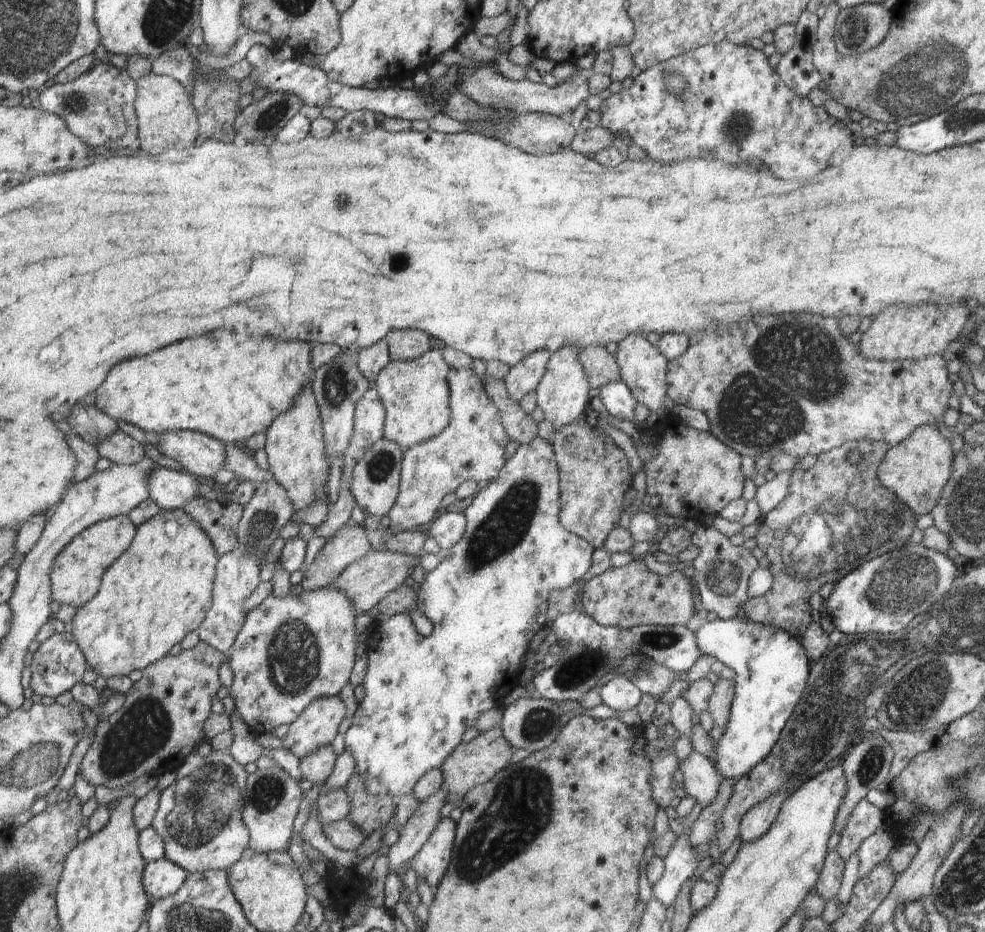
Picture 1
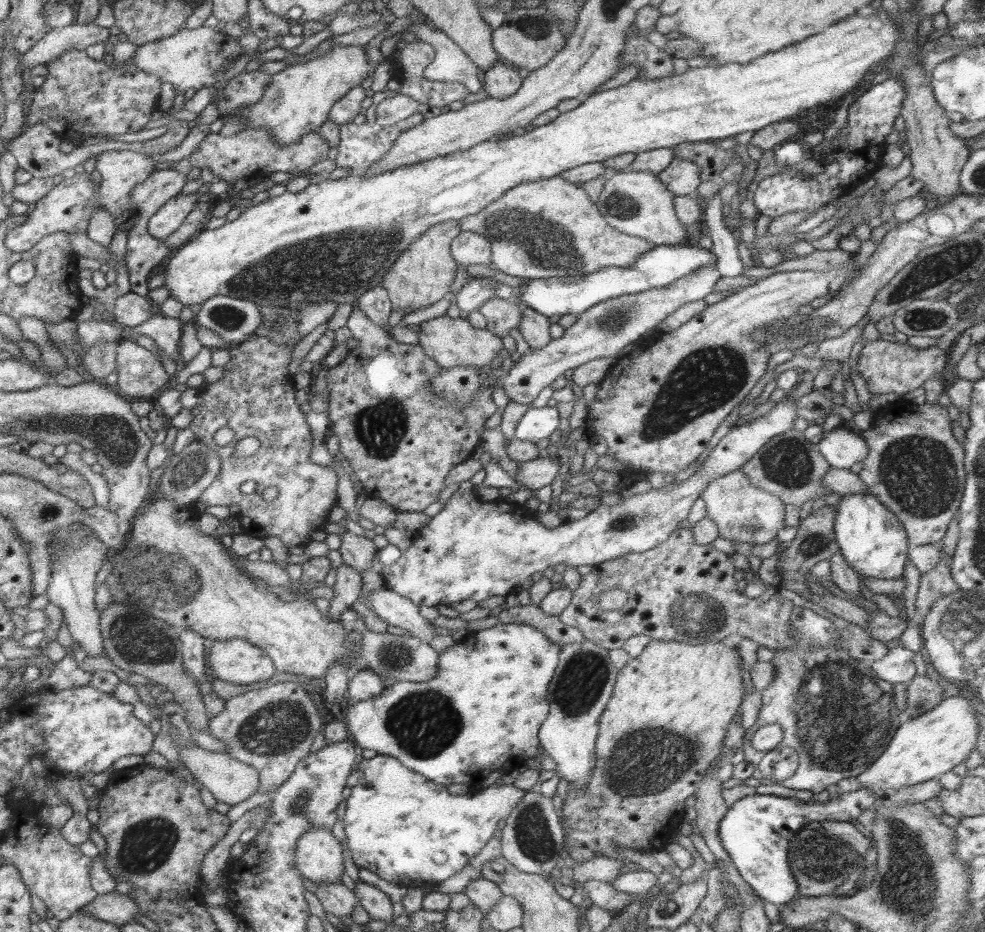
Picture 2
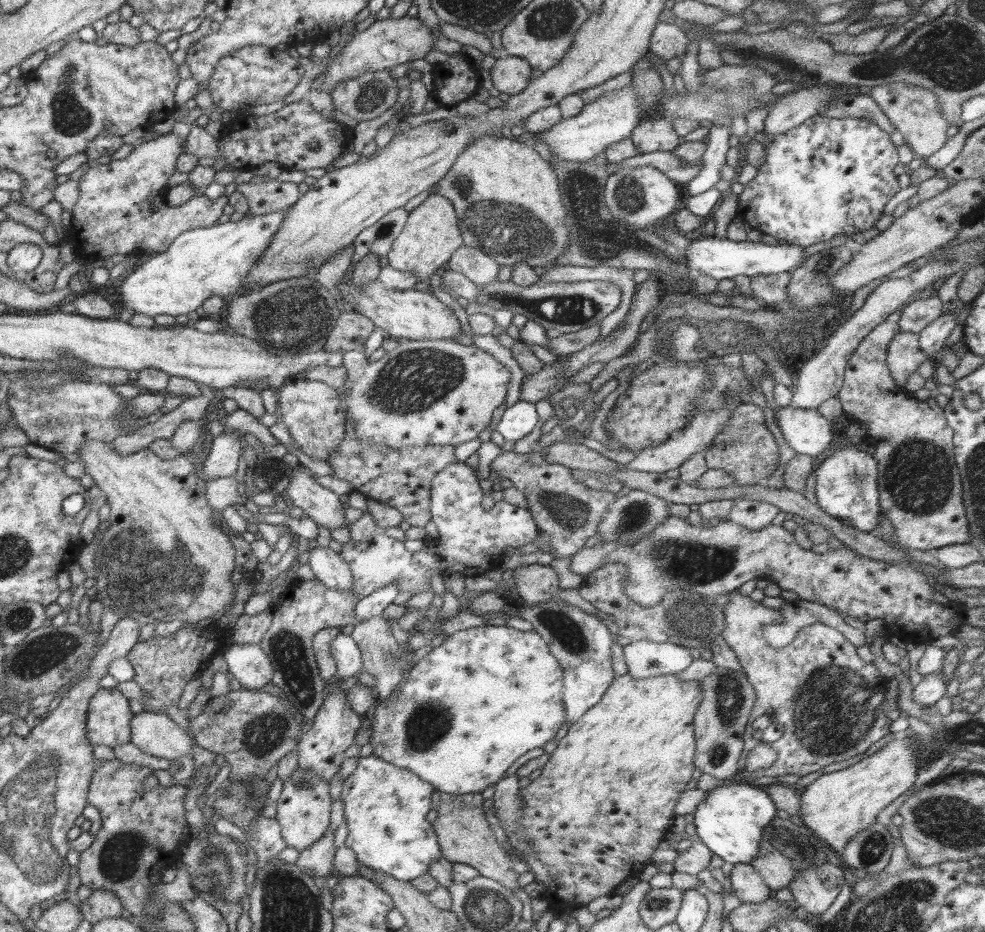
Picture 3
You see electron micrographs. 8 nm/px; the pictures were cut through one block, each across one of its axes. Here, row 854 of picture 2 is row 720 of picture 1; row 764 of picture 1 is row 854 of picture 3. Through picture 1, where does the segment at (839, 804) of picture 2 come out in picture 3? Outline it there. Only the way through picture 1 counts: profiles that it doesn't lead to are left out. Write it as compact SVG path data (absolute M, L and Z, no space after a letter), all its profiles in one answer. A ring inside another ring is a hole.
M741 777L726 779L725 783L707 792L706 798L698 803L696 814L692 820L701 840L716 856L720 856L725 862L730 864L750 863L758 854L760 840L764 834L764 828L776 818L776 808L774 801L768 793L755 783L742 780Z

